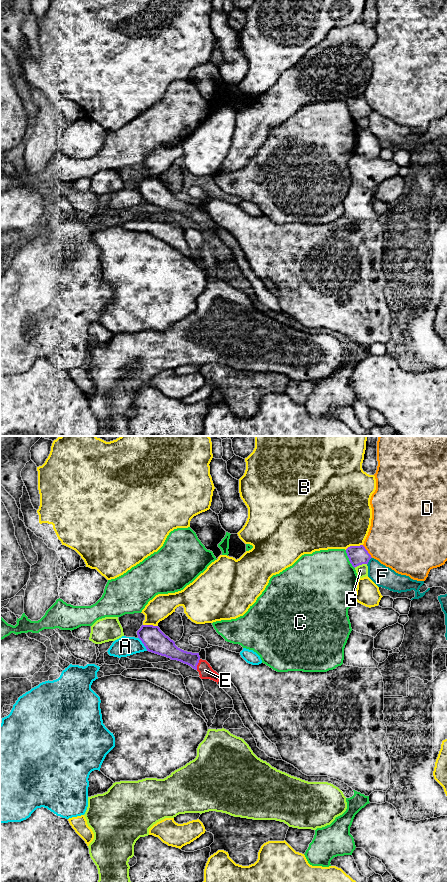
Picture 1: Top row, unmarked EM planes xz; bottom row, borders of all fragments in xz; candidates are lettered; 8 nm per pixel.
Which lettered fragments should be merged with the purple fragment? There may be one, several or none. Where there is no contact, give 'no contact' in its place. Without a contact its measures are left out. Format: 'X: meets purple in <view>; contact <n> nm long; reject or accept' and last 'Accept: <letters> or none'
A: meets purple in xz; contact 130 nm long; reject
B: meets purple in xz; contact 150 nm long; reject
C: meets purple in xz; contact 170 nm long; reject
D: meets purple in xz; contact 130 nm long; reject
E: meets purple in xz; contact 90 nm long; accept
F: meets purple in xz; contact 70 nm long; reject
G: meets purple in xz; contact 110 nm long; reject
Accept: E

